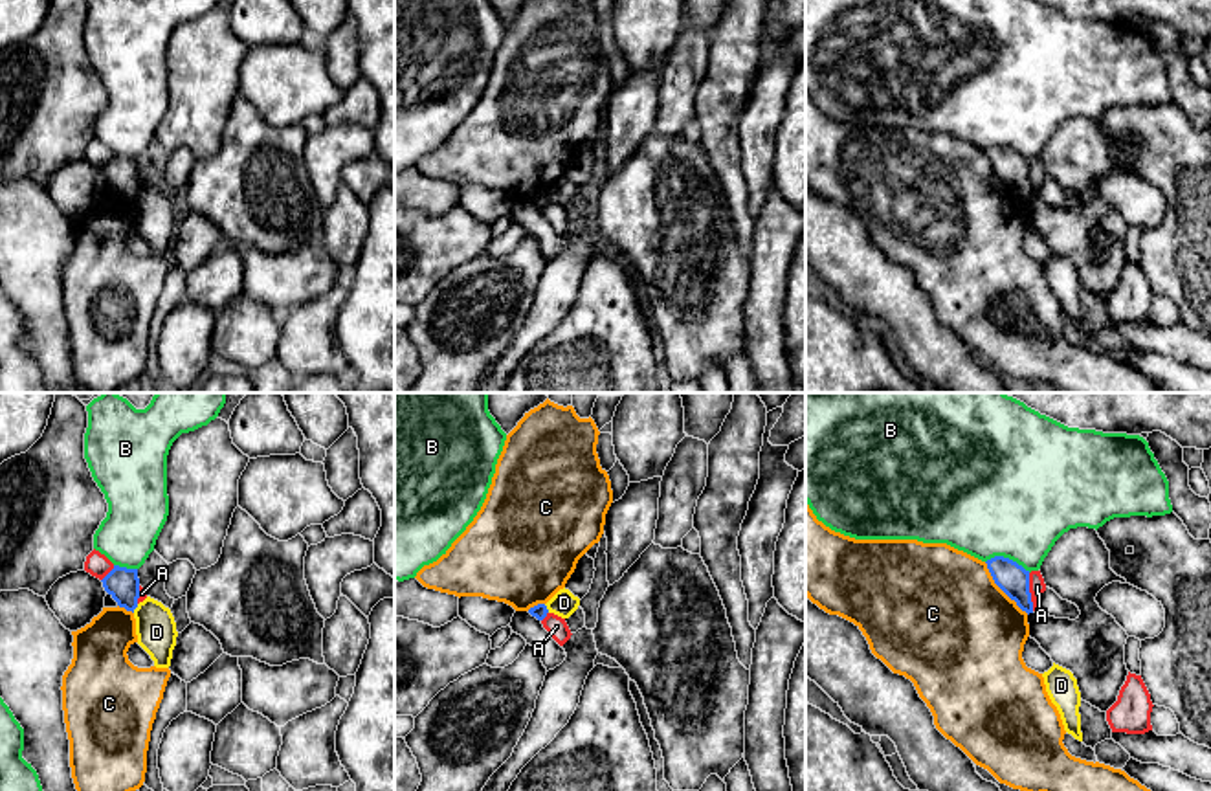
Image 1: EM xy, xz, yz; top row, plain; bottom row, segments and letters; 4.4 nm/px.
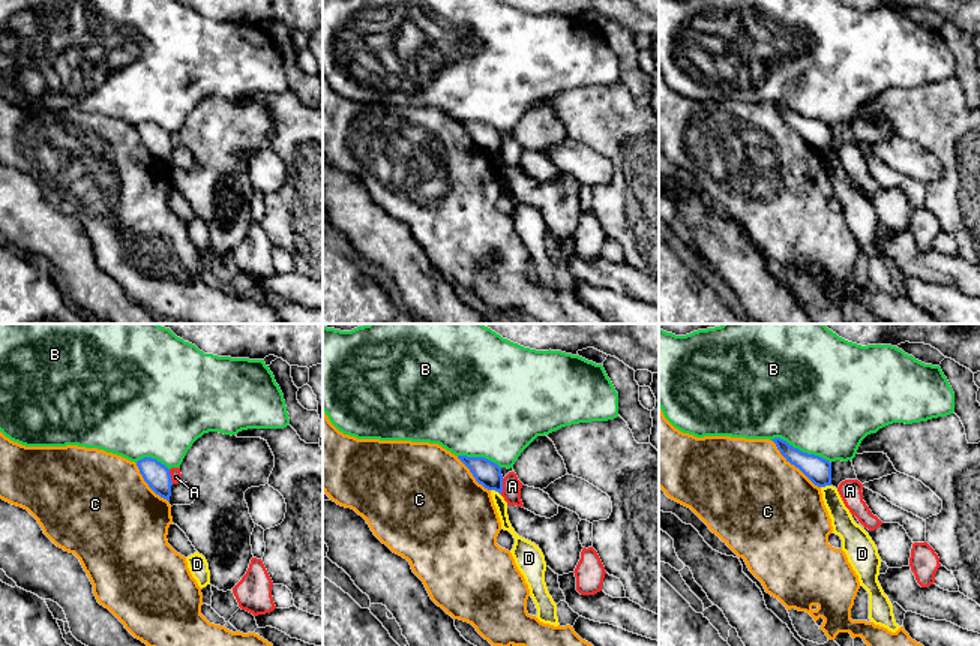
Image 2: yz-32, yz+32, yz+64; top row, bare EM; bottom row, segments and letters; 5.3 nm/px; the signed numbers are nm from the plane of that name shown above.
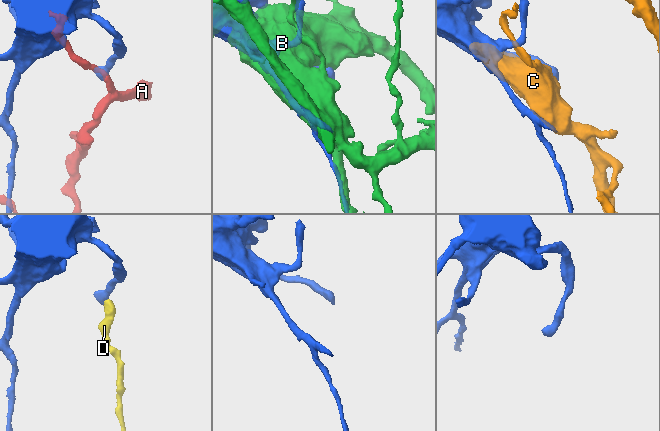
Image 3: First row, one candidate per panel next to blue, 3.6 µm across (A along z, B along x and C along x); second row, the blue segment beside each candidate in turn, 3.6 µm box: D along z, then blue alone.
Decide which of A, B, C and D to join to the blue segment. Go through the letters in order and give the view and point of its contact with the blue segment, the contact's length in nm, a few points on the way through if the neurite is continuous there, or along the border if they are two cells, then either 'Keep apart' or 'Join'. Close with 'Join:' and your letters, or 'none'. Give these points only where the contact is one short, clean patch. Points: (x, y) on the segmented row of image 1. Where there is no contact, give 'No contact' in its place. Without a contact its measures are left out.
A: Touches blue at yz (1028, 591). Shared border 170 nm. Keep apart
B: Touches blue at yz (1008, 558). Shared border 200 nm. Keep apart
C: Touches blue at yz (1002, 590). Shared border 300 nm. Keep apart
D: Touches blue at xy (136, 606). Shared border 50 nm. Boundary: xy (138, 604), (133, 612). Keep apart
Join: none

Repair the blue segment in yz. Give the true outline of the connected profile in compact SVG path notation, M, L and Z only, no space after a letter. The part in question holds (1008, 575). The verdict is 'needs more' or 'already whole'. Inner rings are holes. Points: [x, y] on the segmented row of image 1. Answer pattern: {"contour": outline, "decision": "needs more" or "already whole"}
{"contour": "M994 556L985 562L994 584L1028 615L1033 613L1029 571L1017 562Z", "decision": "already whole"}

